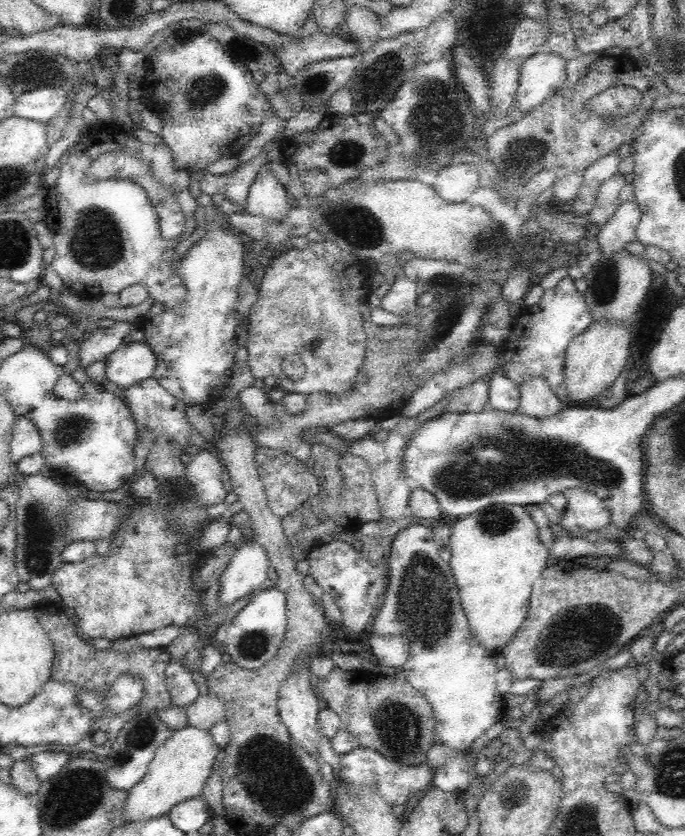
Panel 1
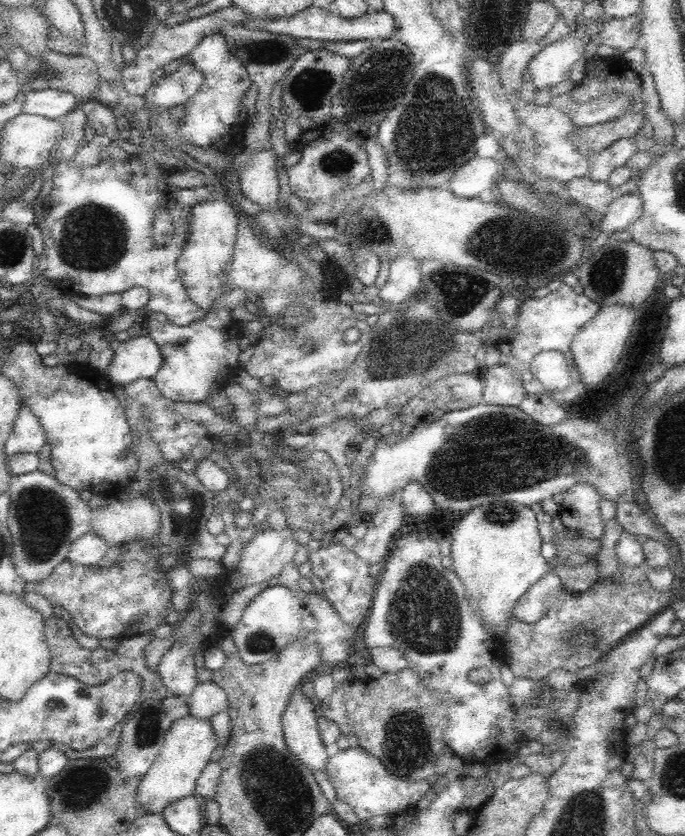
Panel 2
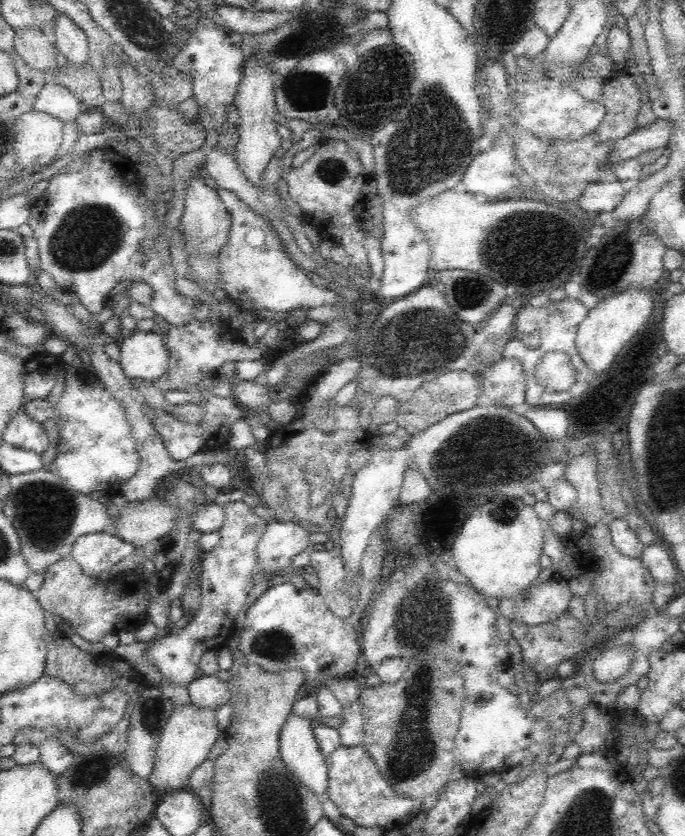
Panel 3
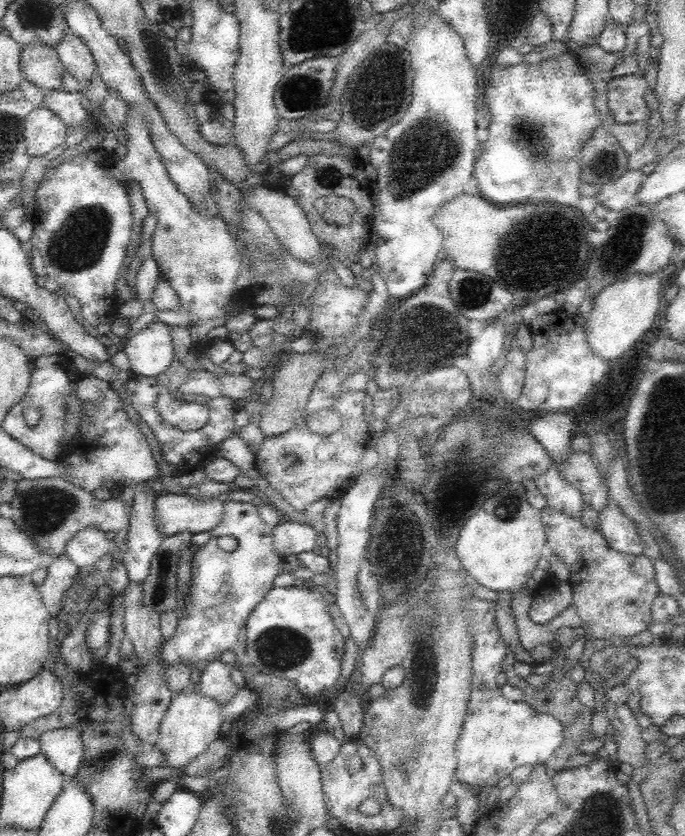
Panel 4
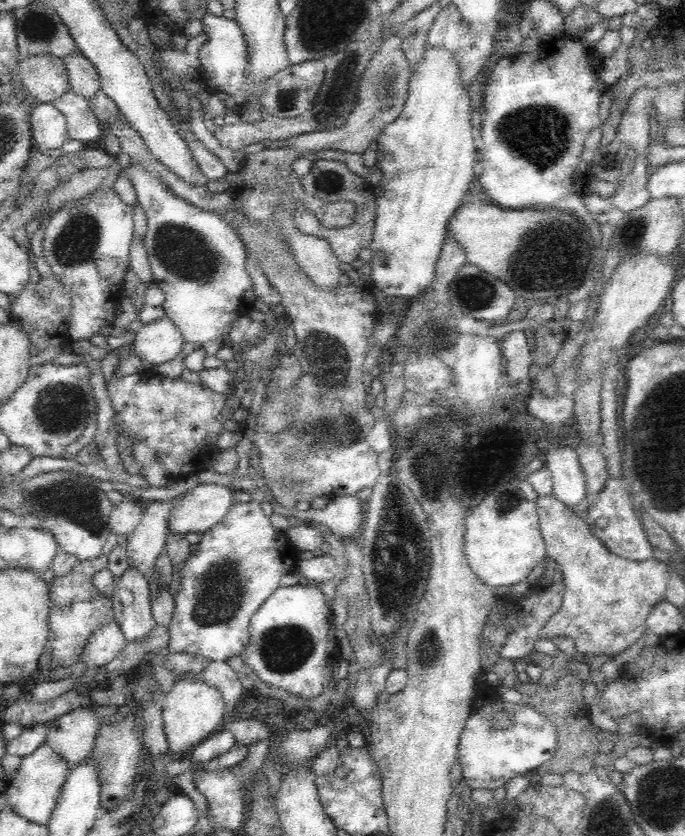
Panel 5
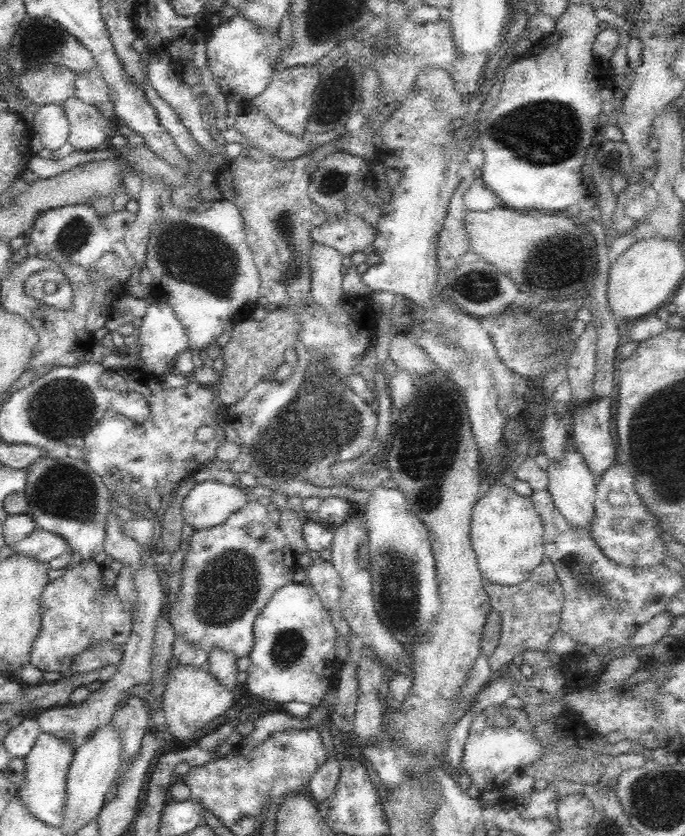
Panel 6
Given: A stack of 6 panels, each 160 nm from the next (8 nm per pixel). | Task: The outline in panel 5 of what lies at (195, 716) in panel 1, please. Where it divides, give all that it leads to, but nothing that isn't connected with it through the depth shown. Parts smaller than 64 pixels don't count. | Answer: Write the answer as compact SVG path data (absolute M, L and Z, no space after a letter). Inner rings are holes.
M212 661L198 676L206 684L218 689L225 702L225 718L222 726L218 730L224 729L224 724L230 722L233 718L232 712L236 702L242 696L242 684L236 676L237 672L234 671L228 663L224 661Z

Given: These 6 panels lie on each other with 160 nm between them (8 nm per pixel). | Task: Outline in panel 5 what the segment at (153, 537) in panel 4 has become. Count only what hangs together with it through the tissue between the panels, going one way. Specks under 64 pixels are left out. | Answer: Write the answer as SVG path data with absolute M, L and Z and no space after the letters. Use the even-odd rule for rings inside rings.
M174 498L142 504L142 518L138 527L127 536L128 566L136 568L147 579L158 555L165 550L169 538L168 516Z

